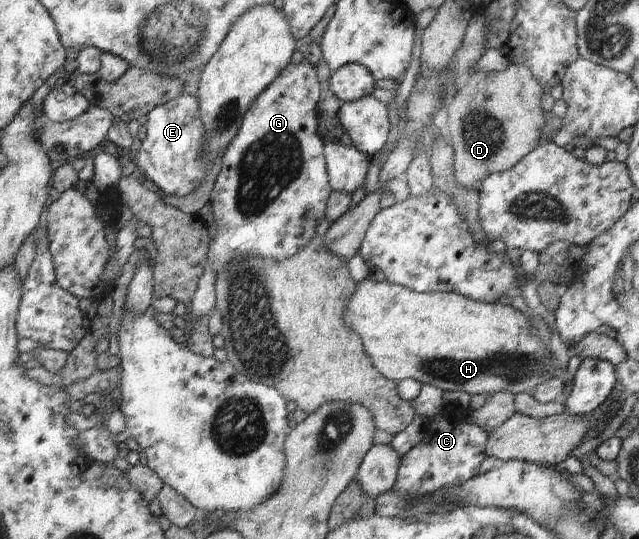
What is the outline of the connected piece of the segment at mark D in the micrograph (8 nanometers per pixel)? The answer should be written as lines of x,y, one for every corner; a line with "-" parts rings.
510,63
498,72
471,72
464,87
457,89
445,104
448,123
445,131
454,149
454,176
460,186
473,188
478,192
482,181
491,174
501,173
518,164
539,143
545,131
544,111
540,99
542,85
523,66

